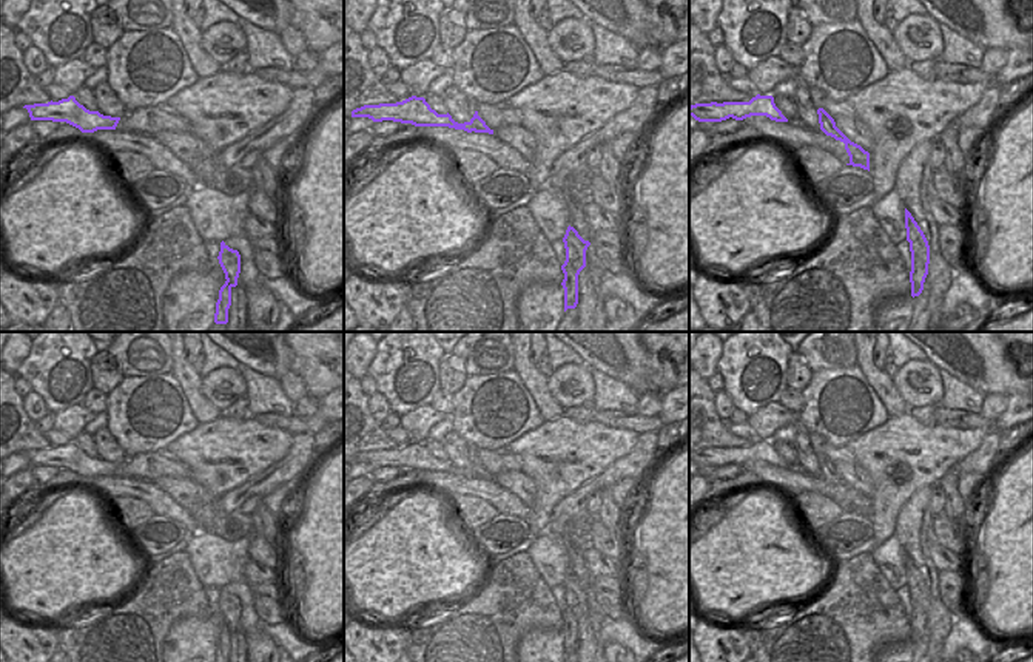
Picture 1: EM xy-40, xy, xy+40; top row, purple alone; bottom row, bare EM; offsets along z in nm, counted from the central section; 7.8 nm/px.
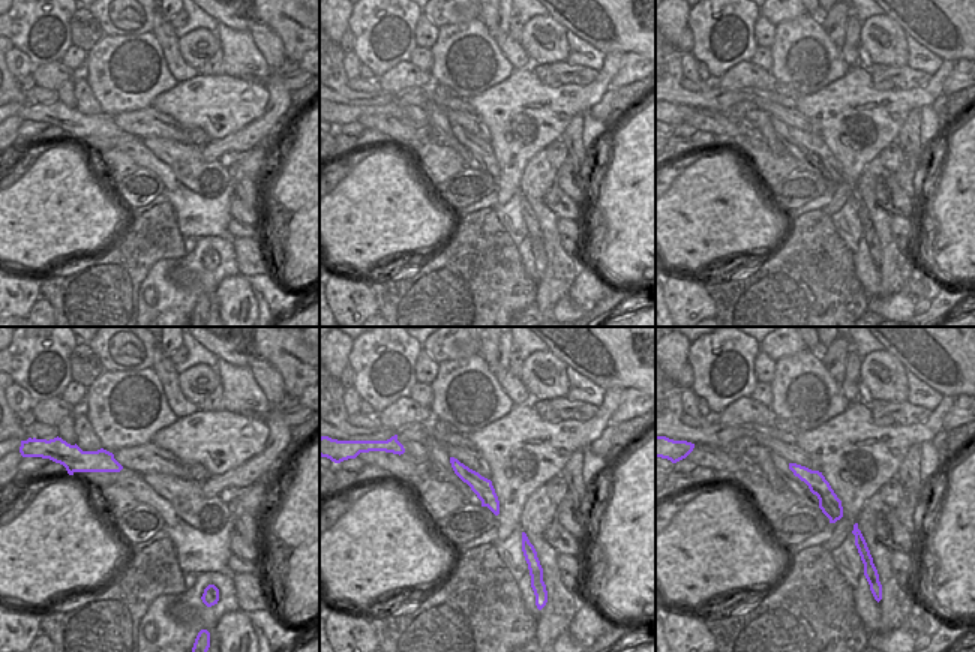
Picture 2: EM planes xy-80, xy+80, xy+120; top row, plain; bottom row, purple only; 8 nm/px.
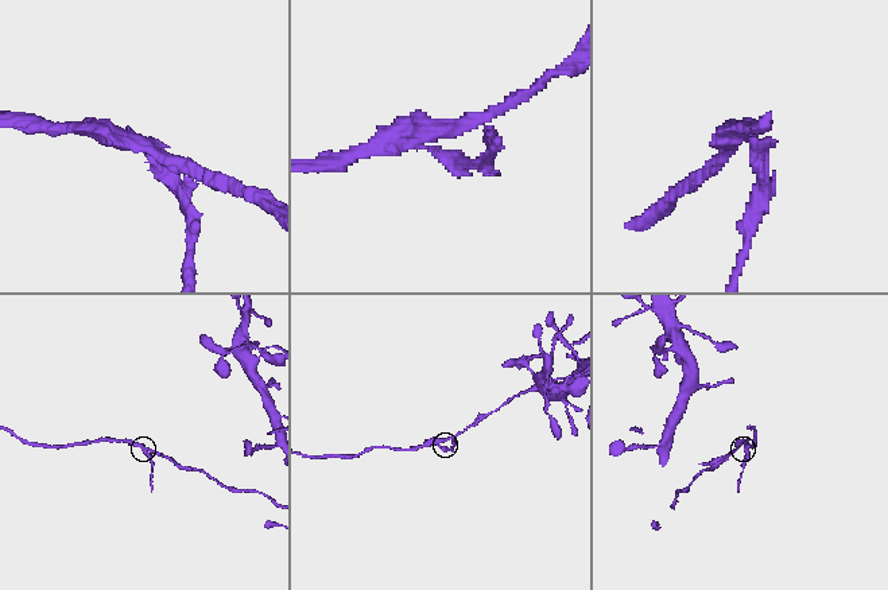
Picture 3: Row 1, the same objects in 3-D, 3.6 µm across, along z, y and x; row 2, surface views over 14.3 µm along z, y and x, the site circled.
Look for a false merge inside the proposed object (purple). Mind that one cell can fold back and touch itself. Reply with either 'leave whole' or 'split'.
split

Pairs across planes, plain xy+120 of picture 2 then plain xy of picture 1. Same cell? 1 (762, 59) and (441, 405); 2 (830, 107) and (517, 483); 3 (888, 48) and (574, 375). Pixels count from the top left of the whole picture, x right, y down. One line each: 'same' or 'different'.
1: same
2: different
3: same

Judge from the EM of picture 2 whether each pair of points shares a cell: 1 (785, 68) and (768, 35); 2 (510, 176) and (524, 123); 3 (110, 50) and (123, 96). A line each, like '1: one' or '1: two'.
1: two
2: one
3: one

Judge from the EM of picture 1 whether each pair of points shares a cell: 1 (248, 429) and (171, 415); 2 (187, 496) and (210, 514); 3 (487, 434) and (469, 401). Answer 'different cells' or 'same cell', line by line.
1: different cells
2: same cell
3: same cell

